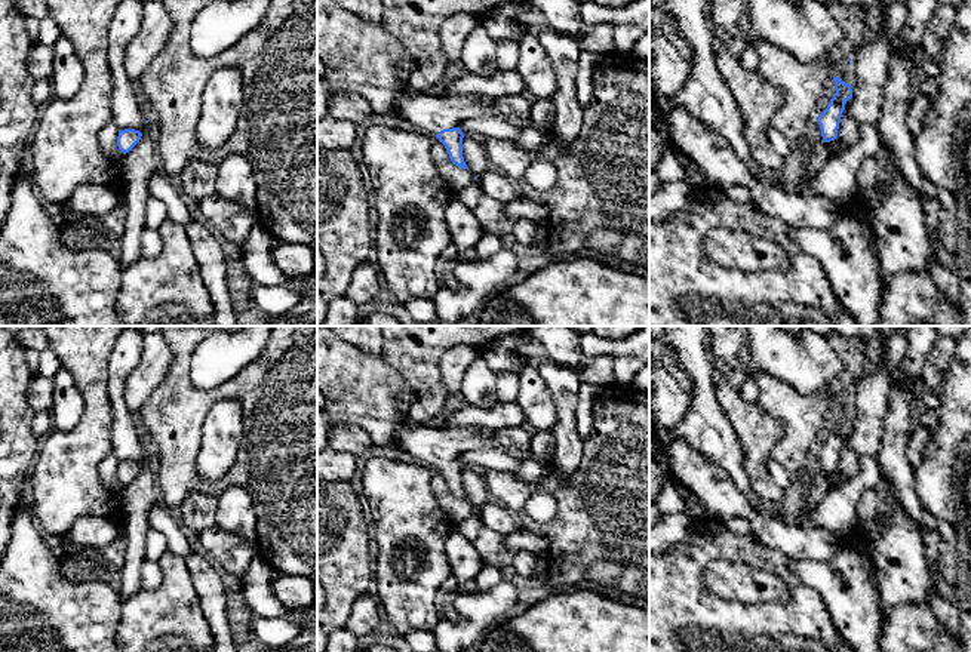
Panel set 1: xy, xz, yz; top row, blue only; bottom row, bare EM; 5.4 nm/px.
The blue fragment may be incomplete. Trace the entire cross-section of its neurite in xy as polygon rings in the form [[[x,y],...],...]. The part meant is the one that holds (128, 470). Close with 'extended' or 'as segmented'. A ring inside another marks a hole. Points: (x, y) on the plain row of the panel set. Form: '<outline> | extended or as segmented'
[[[135,461],[119,462],[117,479],[126,486],[129,485],[141,471],[142,465]]] | as segmented

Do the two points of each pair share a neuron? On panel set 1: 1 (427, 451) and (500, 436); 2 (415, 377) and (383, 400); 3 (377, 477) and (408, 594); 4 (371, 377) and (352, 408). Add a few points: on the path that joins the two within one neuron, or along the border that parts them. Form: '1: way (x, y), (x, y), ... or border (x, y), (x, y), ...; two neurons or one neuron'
1: way (445, 446), (460, 439), (482, 439); one neuron
2: border (383, 356), (408, 386), (408, 417); two neurons
3: way (387, 507), (387, 565); one neuron
4: way (363, 384), (352, 396), (352, 400); one neuron

